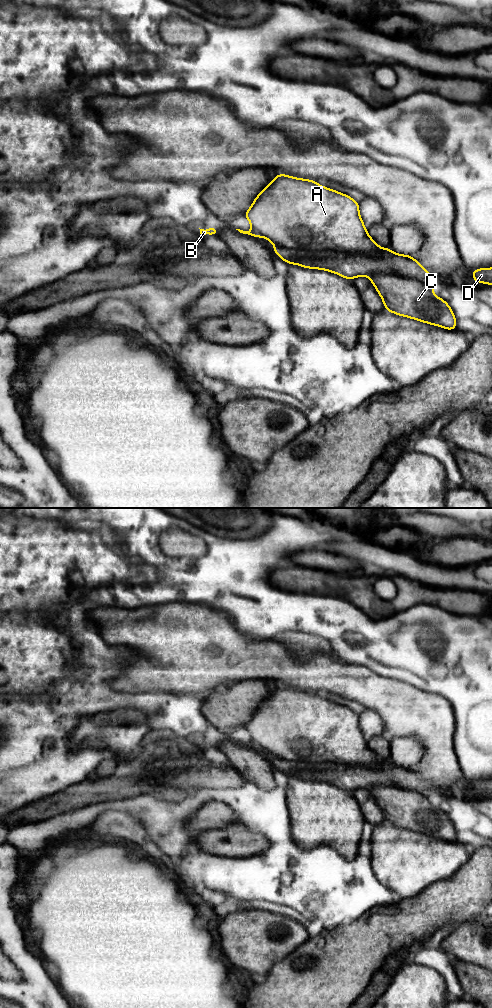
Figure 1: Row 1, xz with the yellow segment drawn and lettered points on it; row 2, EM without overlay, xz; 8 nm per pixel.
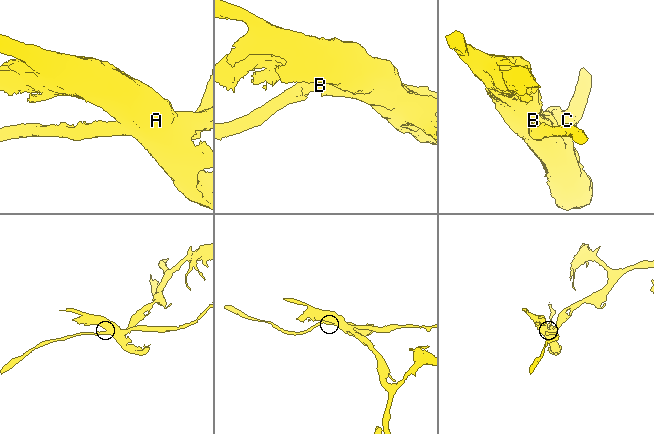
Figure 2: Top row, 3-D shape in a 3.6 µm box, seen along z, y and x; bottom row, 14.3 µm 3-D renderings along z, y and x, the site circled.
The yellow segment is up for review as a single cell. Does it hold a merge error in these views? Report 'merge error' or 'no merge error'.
merge error

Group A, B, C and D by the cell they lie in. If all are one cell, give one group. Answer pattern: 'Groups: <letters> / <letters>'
Groups: A C / B D

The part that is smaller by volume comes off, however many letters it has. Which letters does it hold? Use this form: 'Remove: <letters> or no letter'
Remove: B, D

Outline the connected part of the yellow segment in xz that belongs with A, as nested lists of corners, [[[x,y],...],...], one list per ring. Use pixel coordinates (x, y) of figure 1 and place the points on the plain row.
[[[279,685],[255,710],[244,728],[256,747],[287,761],[304,764],[335,762],[368,767],[376,767],[380,762],[367,745],[358,714],[313,692]]]

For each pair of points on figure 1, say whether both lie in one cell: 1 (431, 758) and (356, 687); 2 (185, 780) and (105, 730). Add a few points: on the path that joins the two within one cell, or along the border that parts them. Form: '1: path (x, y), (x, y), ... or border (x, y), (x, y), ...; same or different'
1: path (424, 735), (384, 695), (379, 693); same
2: border (193, 764), (186, 769), (163, 772); different

